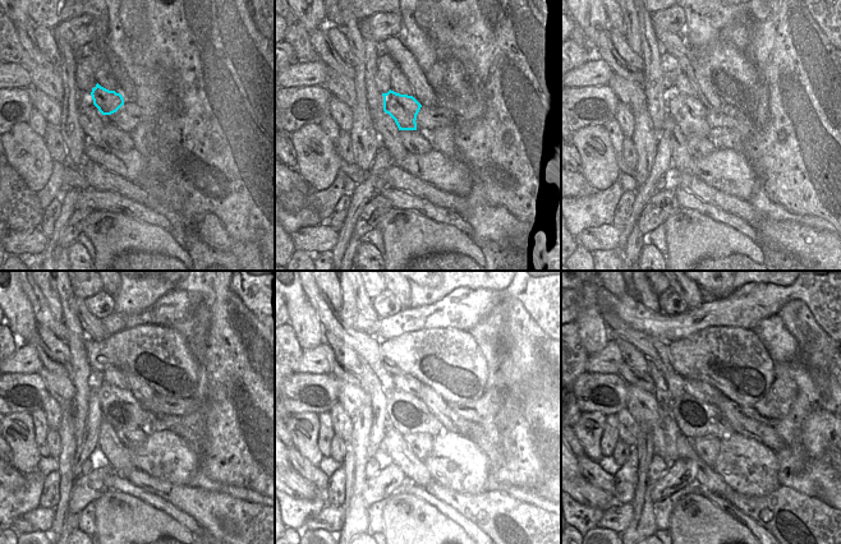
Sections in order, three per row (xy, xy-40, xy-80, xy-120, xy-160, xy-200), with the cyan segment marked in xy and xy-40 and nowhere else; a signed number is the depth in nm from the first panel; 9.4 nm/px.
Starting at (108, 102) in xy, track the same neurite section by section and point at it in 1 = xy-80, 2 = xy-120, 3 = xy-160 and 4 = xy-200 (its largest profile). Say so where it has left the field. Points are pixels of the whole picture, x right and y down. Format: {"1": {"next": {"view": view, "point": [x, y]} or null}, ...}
{"1": {"next": {"view": "xy-80", "point": [689, 113]}}, "2": {"next": {"view": "xy-120", "point": [120, 408]}}, "3": {"next": {"view": "xy-160", "point": [407, 414]}}, "4": {"next": {"view": "xy-200", "point": [694, 418]}}}

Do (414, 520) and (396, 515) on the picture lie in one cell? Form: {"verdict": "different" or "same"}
{"verdict": "same"}

